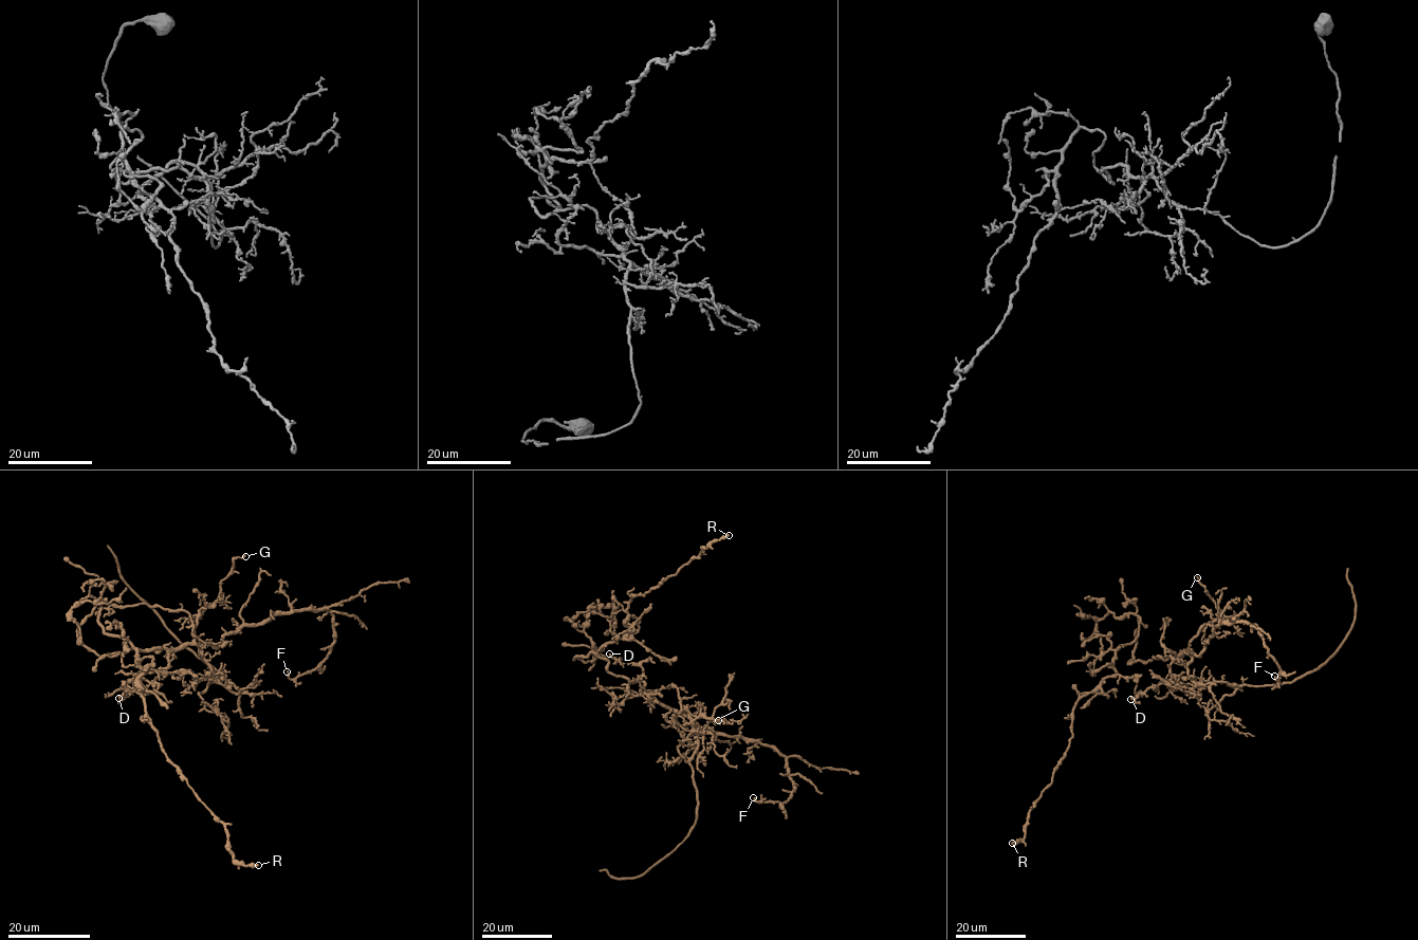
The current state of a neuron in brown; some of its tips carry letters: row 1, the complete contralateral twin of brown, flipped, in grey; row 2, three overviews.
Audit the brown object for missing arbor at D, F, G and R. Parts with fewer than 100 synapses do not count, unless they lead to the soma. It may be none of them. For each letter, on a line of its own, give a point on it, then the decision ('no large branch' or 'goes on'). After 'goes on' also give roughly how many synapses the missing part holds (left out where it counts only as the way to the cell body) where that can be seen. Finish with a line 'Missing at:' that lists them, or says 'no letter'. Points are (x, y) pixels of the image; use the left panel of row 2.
D: place (118, 698); no large branch
F: place (287, 671); no large branch
G: place (245, 556); no large branch
R: place (258, 865); no large branch
Missing at: no letter

